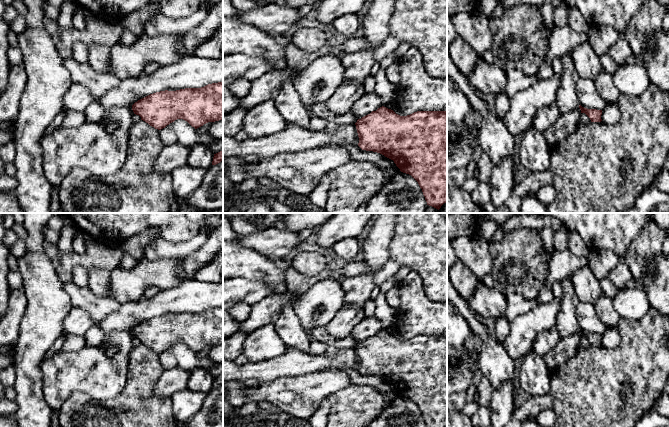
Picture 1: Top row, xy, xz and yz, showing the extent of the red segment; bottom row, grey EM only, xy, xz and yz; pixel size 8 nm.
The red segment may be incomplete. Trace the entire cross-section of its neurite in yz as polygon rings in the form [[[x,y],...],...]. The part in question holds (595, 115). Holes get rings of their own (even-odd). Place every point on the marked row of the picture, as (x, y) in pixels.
[[[579,105],[581,113],[585,113],[591,120],[591,122],[601,122],[602,110],[597,109],[587,109]]]

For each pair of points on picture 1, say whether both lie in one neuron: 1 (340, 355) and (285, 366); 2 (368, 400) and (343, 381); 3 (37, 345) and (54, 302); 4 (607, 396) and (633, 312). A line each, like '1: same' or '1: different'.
1: same
2: different
3: same
4: different

